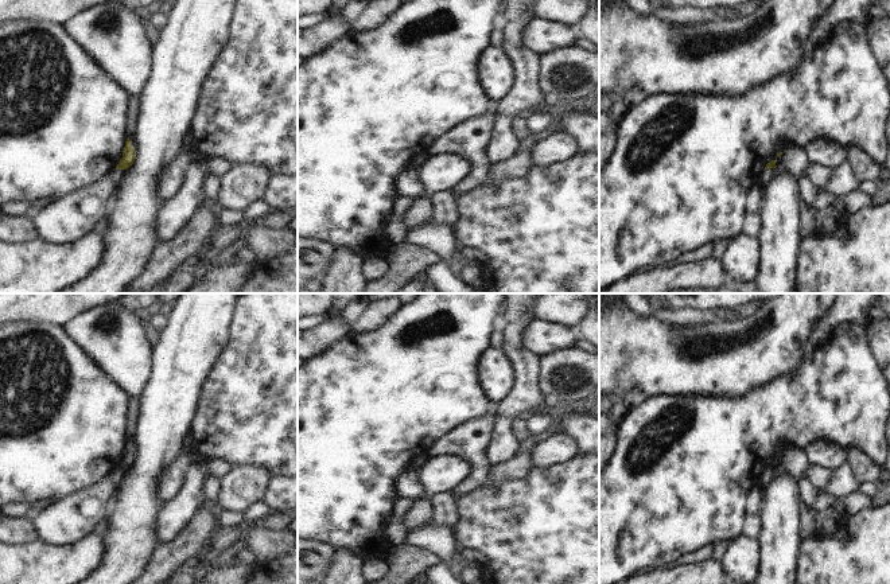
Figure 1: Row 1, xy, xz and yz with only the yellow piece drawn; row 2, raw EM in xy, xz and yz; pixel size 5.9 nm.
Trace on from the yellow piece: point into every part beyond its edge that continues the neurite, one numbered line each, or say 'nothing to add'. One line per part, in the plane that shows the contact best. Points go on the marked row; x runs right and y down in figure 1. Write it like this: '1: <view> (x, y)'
nothing to add

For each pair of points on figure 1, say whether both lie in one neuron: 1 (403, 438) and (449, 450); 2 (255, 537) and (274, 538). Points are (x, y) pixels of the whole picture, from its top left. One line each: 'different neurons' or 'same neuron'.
1: different neurons
2: same neuron

